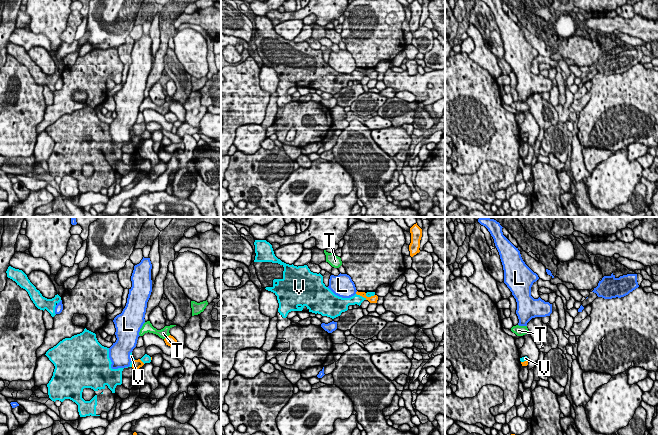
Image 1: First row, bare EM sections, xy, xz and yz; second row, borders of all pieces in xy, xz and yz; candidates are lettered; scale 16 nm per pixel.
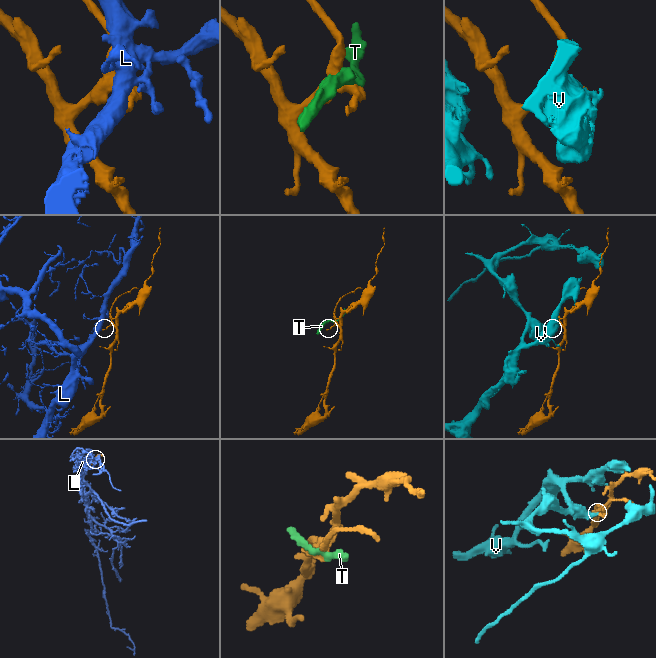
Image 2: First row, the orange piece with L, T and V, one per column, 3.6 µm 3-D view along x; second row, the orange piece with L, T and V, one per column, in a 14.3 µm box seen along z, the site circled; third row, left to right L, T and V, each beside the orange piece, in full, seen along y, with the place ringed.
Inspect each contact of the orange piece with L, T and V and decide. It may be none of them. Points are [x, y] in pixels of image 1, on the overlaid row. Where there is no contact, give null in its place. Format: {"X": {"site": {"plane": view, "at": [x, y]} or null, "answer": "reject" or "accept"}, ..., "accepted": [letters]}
{"L": {"site": {"plane": "xz", "at": [356, 292]}, "answer": "reject"}, "T": {"site": {"plane": "xy", "at": [166, 337]}, "answer": "reject"}, "V": {"site": {"plane": "xz", "at": [365, 297]}, "answer": "reject"}, "accepted": []}

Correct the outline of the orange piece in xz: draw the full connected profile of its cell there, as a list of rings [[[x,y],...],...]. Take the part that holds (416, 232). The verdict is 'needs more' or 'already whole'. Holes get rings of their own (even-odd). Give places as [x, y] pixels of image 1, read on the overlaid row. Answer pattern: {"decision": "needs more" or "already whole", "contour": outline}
{"decision": "already whole", "contour": [[[416,224],[410,228],[411,243],[409,245],[410,256],[413,257],[420,252],[420,240],[422,237],[422,229]]]}

